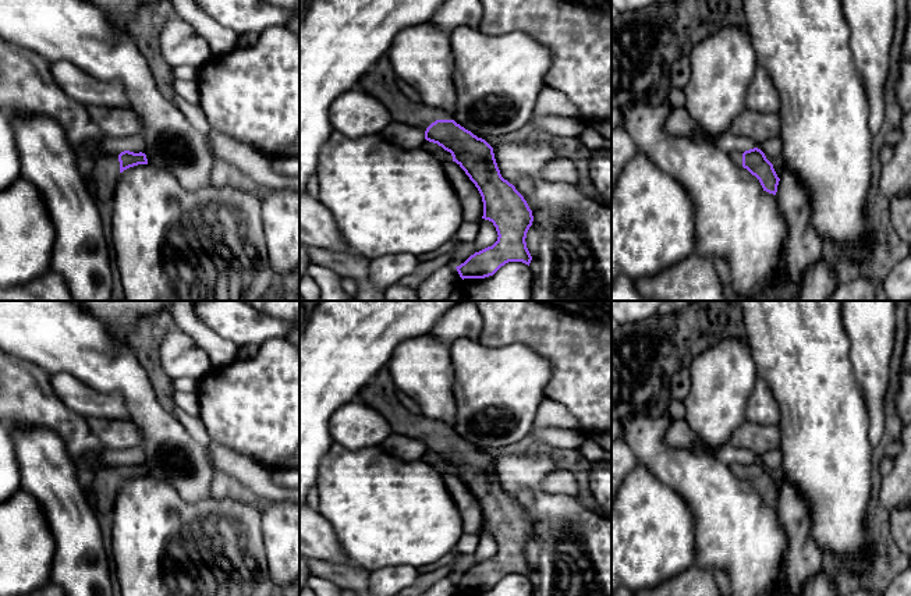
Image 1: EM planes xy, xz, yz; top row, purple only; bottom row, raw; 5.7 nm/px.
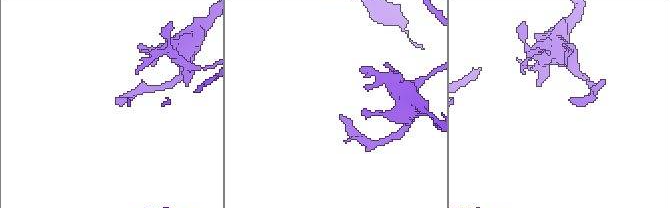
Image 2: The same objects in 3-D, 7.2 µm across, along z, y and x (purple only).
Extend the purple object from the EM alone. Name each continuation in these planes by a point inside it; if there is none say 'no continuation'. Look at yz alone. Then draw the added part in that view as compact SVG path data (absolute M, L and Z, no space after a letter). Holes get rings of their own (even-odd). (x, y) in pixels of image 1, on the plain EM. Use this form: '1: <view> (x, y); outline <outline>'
1: yz (736, 467); outline M733 462L730 465L730 469L733 471L733 473L740 479L742 479L742 465L744 465L742 462Z

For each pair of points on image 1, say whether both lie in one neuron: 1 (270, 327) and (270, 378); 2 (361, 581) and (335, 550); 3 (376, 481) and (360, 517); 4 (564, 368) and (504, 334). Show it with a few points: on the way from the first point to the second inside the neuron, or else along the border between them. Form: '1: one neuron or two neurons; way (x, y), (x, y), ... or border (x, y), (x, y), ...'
1: two neurons; border (283, 336), (269, 339), (261, 346)
2: two neurons; border (315, 559), (353, 566)
3: one neuron; way (374, 489), (374, 503), (368, 508)
4: one neuron; way (553, 353), (535, 334), (520, 334)

